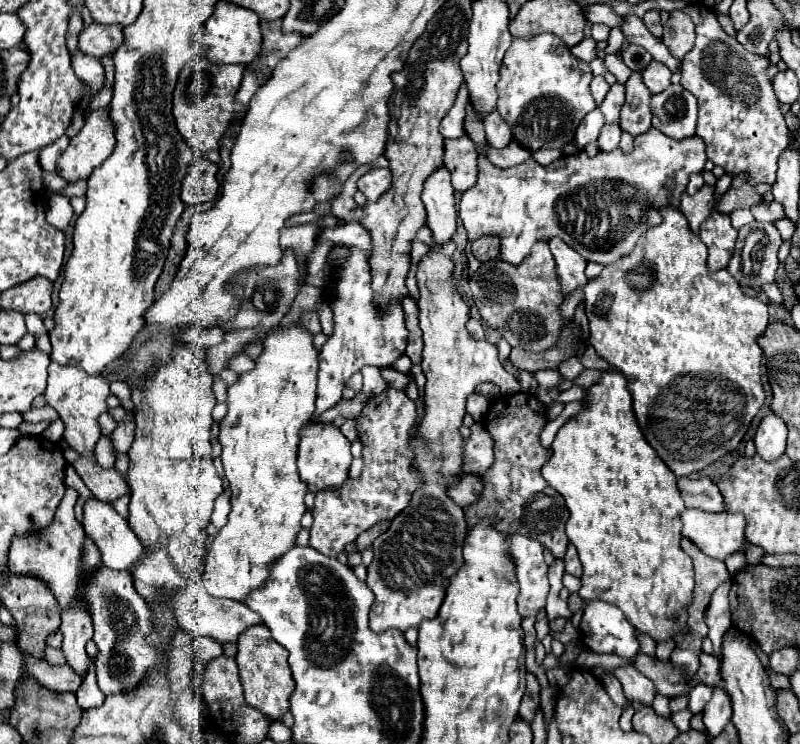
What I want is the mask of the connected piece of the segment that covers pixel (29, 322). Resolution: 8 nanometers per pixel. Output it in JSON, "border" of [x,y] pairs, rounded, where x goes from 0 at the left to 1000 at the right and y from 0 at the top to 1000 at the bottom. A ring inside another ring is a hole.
{"border":[[[34,422],[31,425],[31,438],[34,438],[36,449],[44,449],[44,452],[56,452],[59,449],[59,444],[54,438],[54,430],[46,422]]]}

